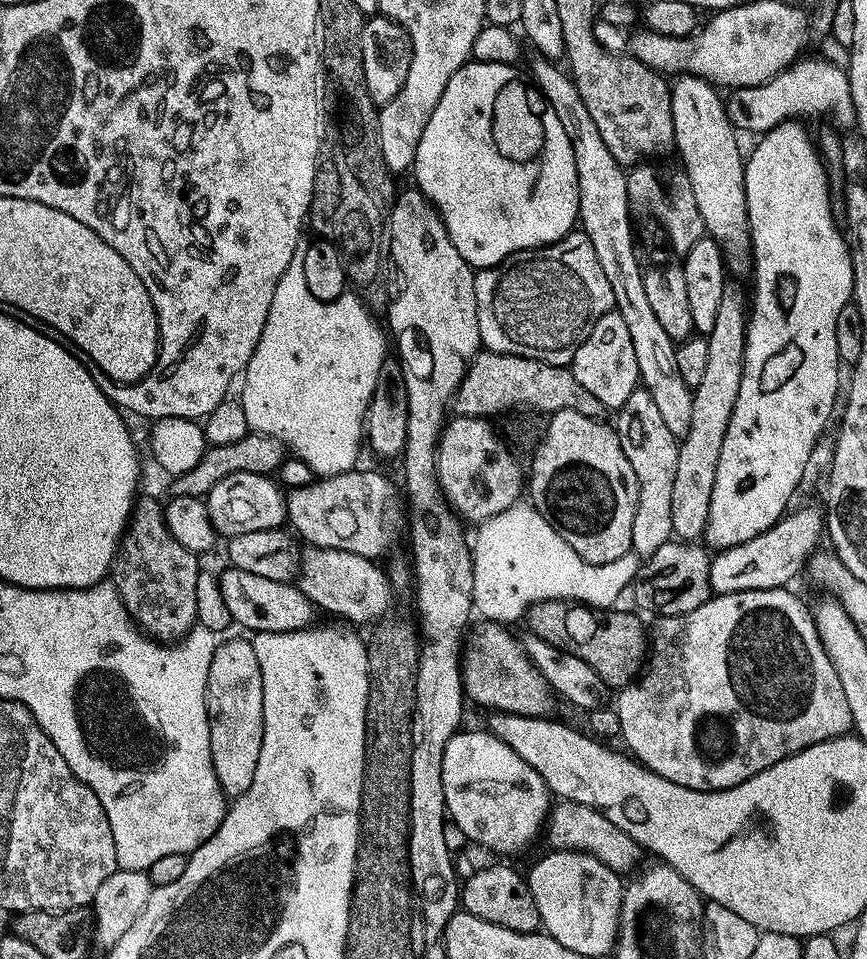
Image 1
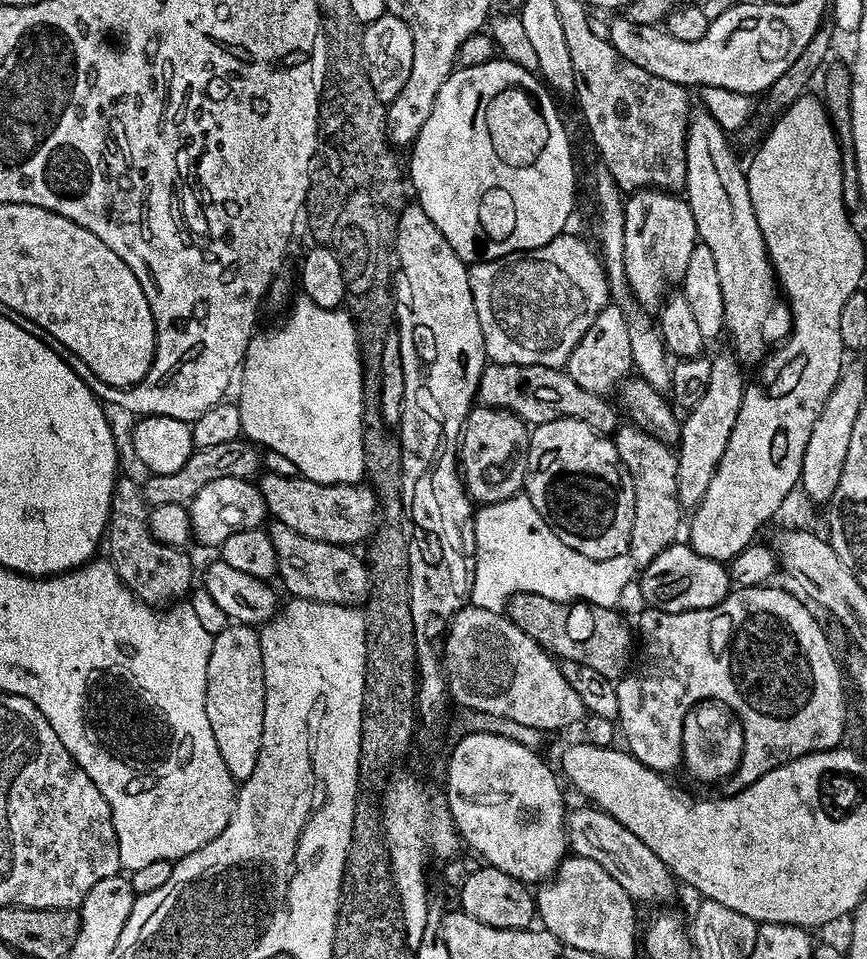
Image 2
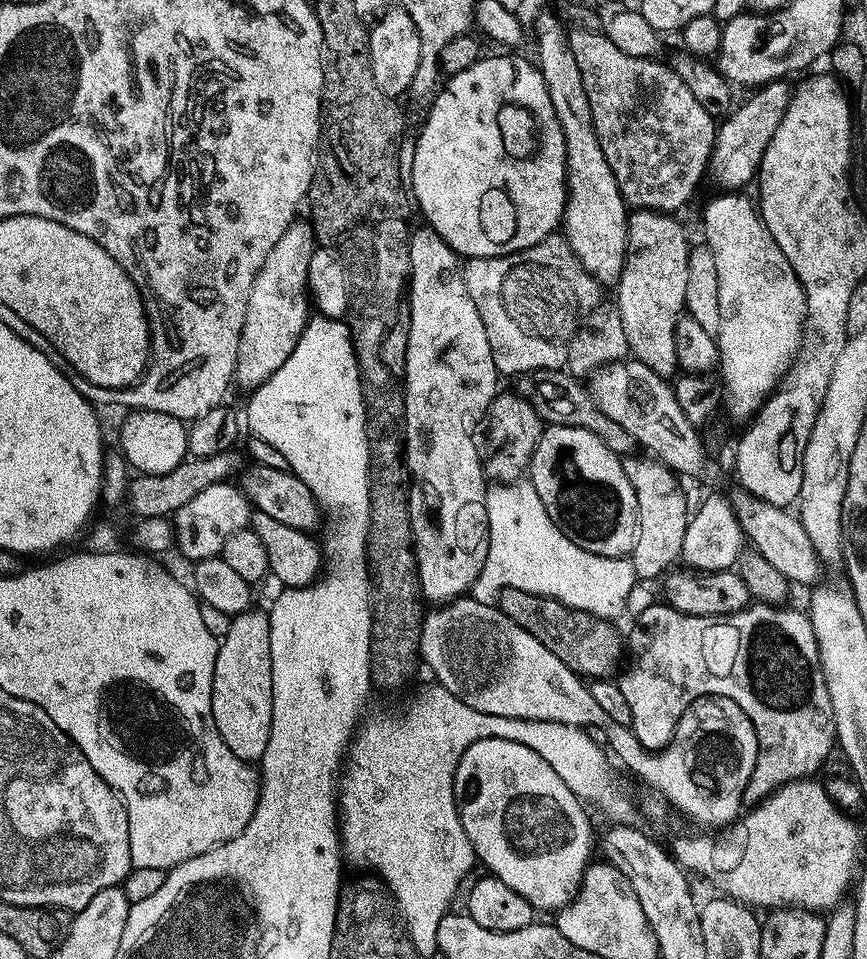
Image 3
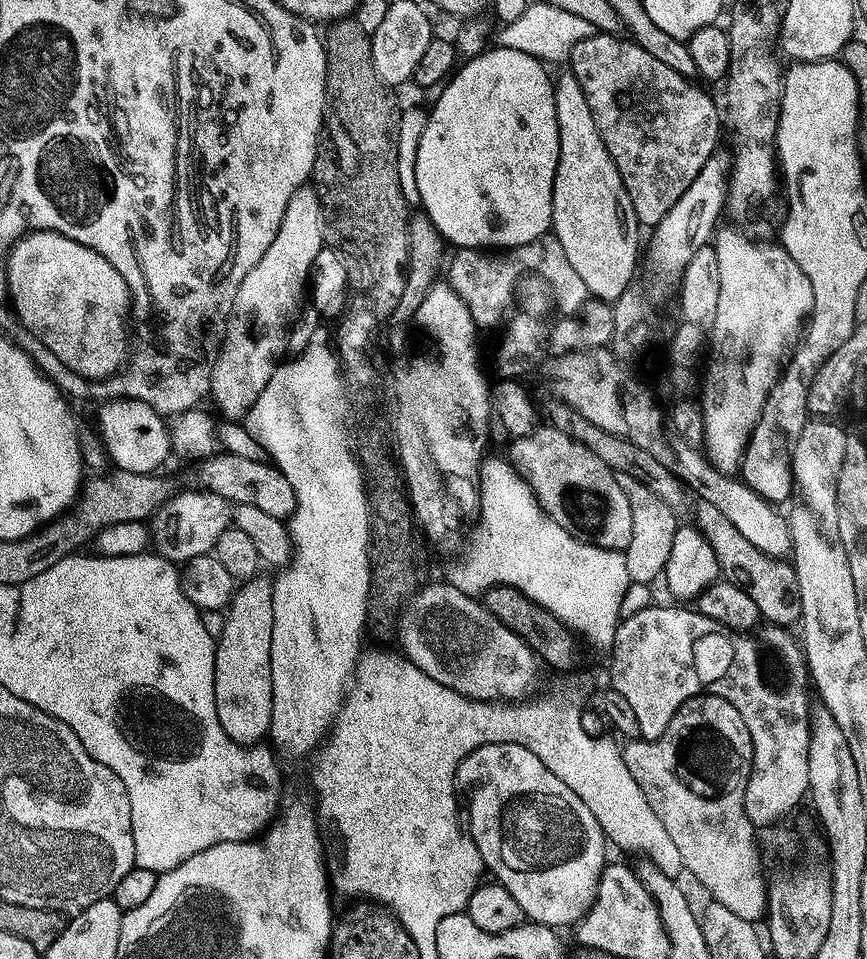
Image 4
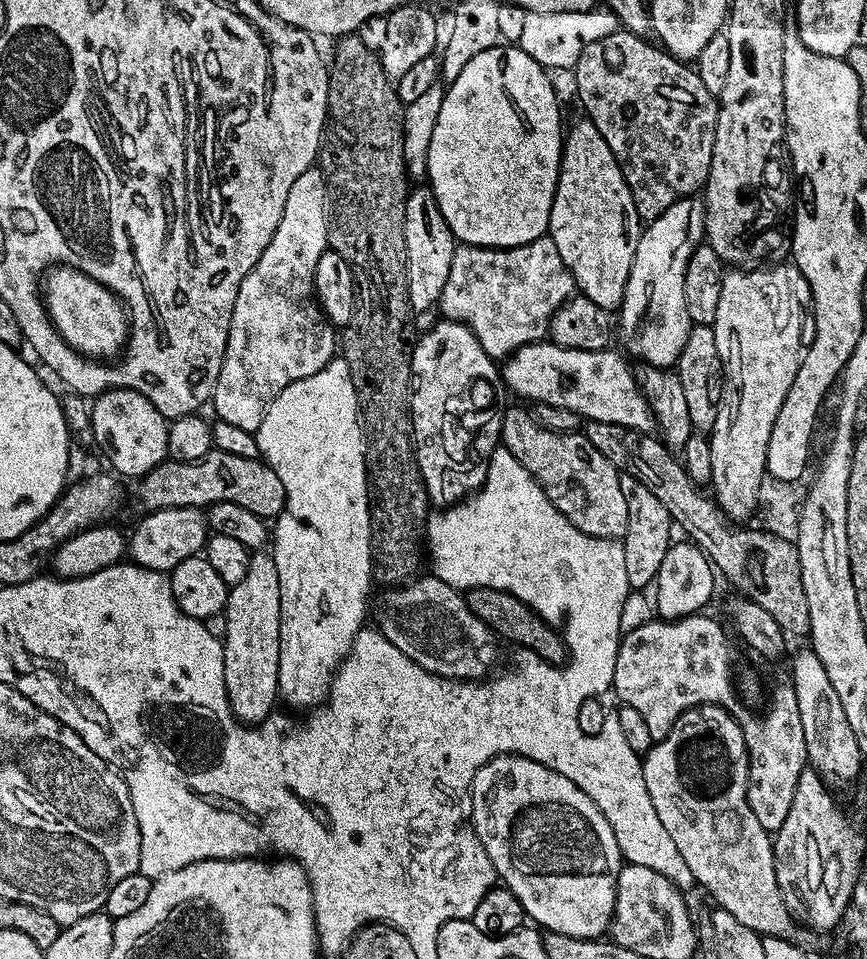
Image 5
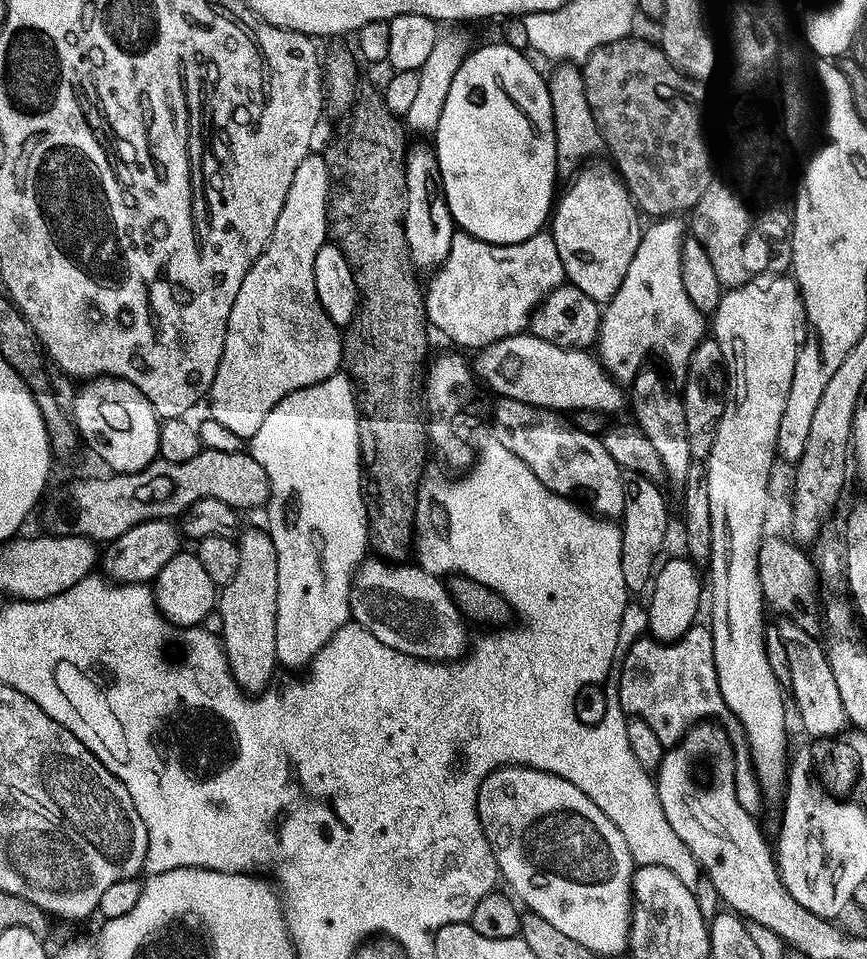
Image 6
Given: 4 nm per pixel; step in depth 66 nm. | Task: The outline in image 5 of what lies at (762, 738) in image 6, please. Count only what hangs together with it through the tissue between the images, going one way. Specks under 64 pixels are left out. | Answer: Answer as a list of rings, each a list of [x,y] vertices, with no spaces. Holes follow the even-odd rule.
[[[795,263],[776,264],[773,268],[760,267],[764,266],[756,266],[751,270],[725,271],[724,281],[722,282],[722,294],[718,297],[718,314],[716,315],[716,320],[712,323],[714,342],[718,342],[718,354],[720,355],[722,366],[724,367],[724,388],[720,391],[718,418],[714,422],[708,442],[710,446],[710,466],[712,467],[712,482],[710,488],[711,491],[716,491],[716,493],[714,493],[714,499],[720,511],[732,522],[740,522],[736,520],[744,520],[752,511],[757,511],[759,482],[766,475],[767,444],[770,442],[771,431],[774,430],[775,418],[777,418],[779,410],[782,409],[783,400],[786,398],[787,391],[790,390],[791,383],[794,382],[795,375],[798,374],[801,362],[802,345],[800,346],[800,339],[804,336],[804,328],[800,325],[800,319],[804,316],[804,308],[806,308],[806,310],[811,309],[814,304],[810,286]]]

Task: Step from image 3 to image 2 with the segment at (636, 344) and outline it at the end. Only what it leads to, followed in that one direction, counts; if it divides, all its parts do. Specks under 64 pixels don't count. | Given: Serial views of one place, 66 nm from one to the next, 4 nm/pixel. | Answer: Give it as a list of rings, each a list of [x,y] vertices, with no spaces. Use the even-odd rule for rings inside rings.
[[[668,190],[631,193],[624,200],[626,226],[626,278],[641,309],[657,311],[669,295],[671,284],[683,285],[686,265],[694,254],[698,233],[694,214],[683,195]]]

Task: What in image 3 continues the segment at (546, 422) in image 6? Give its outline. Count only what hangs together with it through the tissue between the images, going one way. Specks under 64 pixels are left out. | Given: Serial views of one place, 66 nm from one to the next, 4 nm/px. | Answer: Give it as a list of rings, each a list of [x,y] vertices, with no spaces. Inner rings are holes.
[[[565,424],[545,427],[526,469],[526,476],[532,481],[538,498],[542,498],[546,514],[550,514],[550,518],[562,530],[562,534],[566,534],[566,538],[574,542],[574,546],[582,546],[582,550],[599,556],[631,557],[636,537],[634,488],[626,478],[623,459],[617,452],[610,450],[606,442],[602,442],[602,438],[594,438],[590,430]]]

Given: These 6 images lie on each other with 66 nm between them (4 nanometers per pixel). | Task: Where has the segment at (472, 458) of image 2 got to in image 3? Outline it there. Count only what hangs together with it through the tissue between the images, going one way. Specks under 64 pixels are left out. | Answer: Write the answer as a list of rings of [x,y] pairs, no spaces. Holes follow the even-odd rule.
[[[497,391],[486,413],[488,452],[486,448],[482,465],[485,477],[492,482],[511,482],[519,480],[525,475],[534,450],[540,441],[540,436],[546,427],[540,415],[534,410],[532,403],[515,391],[512,392]]]

